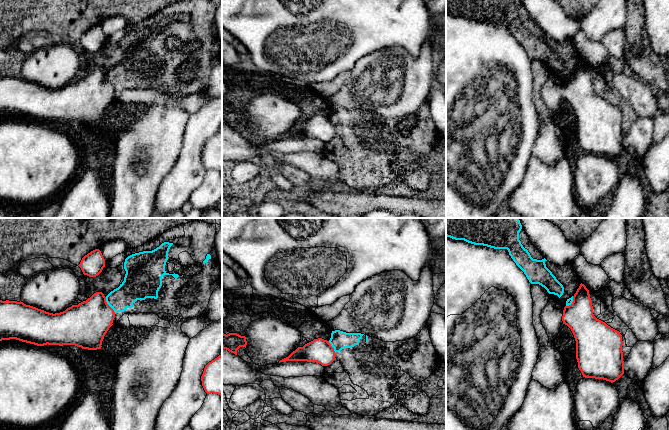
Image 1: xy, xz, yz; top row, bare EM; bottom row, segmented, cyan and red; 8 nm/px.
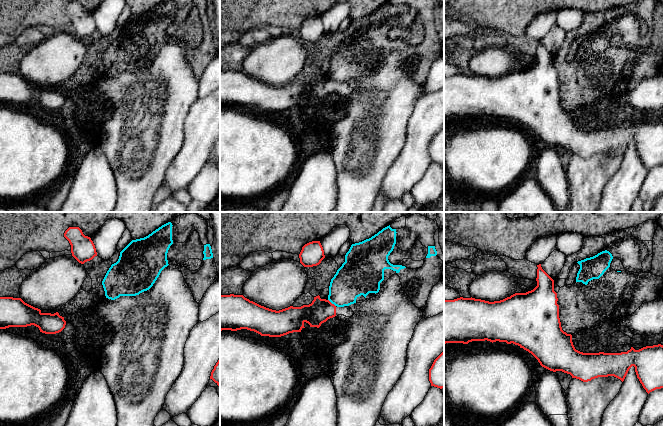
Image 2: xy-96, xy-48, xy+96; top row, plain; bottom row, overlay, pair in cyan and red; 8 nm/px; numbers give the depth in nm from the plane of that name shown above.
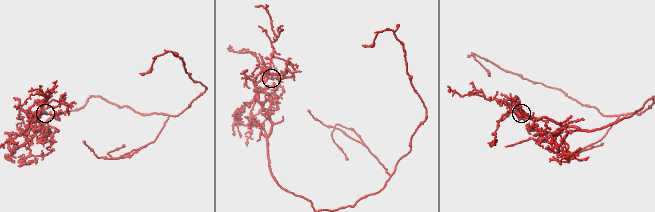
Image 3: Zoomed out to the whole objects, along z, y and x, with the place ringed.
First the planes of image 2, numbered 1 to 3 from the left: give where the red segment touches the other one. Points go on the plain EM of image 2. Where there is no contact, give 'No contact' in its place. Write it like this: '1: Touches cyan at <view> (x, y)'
1: No contact
2: Touches cyan at xy-48 (332, 79)
3: No contact

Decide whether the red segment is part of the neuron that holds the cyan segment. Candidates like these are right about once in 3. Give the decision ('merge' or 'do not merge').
do not merge

